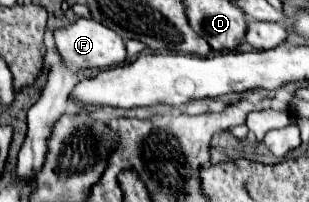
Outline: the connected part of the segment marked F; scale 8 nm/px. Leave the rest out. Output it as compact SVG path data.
M79 18L71 26L55 30L53 38L55 38L57 50L63 60L61 60L61 64L57 64L49 70L47 86L41 92L39 102L33 104L27 114L29 130L27 130L27 138L19 150L19 160L17 160L17 178L19 180L25 178L25 182L33 176L33 170L39 170L45 162L47 138L51 134L51 126L63 112L69 112L69 90L73 90L73 86L79 82L79 78L77 78L79 72L83 68L113 68L127 58L125 42L121 40L121 36L91 18Z

